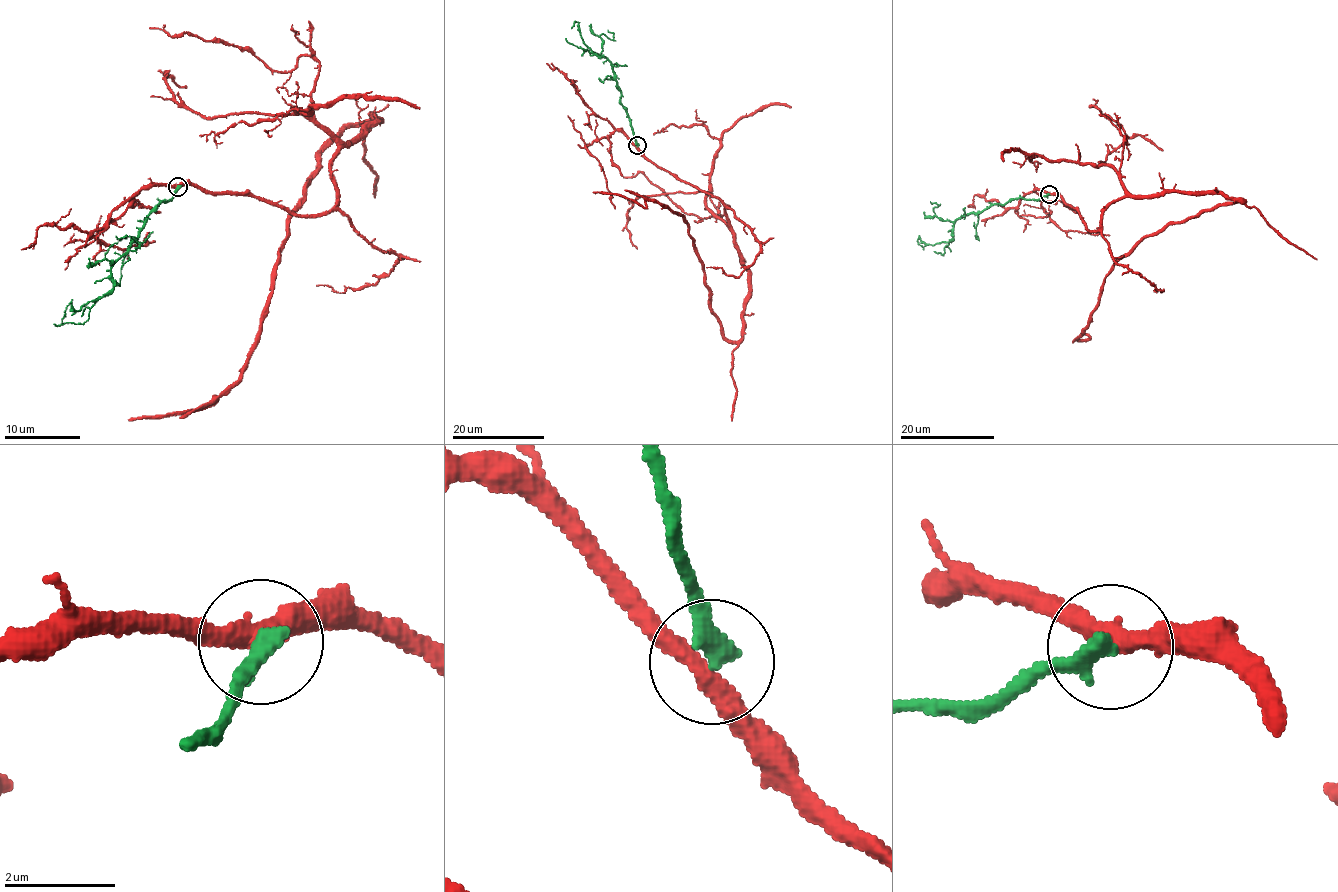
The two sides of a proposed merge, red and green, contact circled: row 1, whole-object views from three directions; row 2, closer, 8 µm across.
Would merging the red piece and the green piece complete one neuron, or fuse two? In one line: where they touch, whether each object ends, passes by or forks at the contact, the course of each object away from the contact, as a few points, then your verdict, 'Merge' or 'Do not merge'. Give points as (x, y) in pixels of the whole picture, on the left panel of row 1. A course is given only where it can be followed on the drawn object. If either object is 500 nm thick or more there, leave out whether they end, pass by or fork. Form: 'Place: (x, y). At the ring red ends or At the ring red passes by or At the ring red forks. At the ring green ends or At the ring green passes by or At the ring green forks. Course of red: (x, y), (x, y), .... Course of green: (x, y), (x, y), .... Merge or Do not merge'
Place: (177, 187). At the ring red passes by. At the ring green ends. Course of red: (177, 187), (325, 214), (331, 163), (379, 119), (356, 122), (320, 155), (247, 366), (214, 402), (127, 420). Course of green: (177, 187), (169, 200), (157, 206), (113, 264), (113, 287), (76, 312), (69, 305), (62, 322). Do not merge

